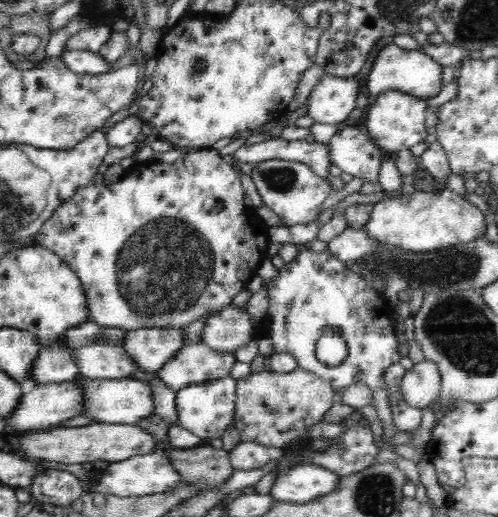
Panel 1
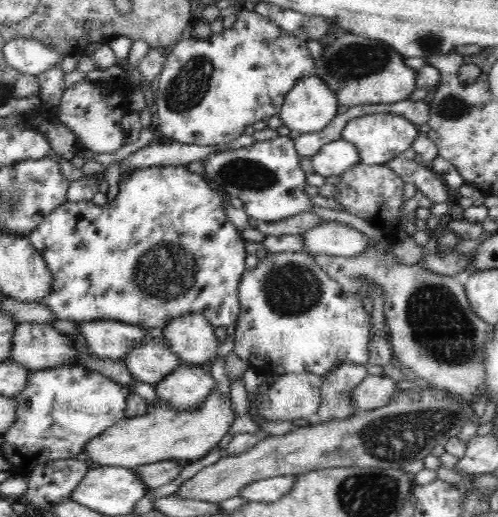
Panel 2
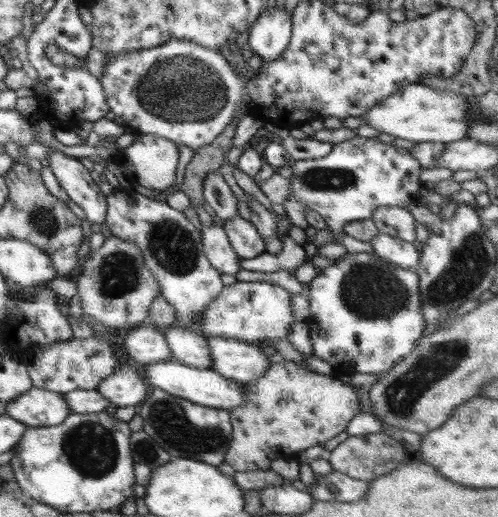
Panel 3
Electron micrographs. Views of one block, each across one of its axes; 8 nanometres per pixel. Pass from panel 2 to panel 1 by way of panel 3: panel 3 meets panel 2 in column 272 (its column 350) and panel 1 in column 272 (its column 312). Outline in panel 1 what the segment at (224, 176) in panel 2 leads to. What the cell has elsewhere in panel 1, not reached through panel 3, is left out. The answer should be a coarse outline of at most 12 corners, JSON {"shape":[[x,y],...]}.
{"shape":[[254,163],[250,179],[281,225],[315,221],[332,186],[308,165]]}

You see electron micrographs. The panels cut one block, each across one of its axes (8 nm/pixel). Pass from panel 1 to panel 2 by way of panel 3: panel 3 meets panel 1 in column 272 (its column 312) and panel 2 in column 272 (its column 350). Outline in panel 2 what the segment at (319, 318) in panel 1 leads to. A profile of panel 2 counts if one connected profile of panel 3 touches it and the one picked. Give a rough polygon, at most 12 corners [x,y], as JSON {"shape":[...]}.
{"shape":[[311,255],[238,285],[234,352],[258,374],[369,360],[372,316]]}

